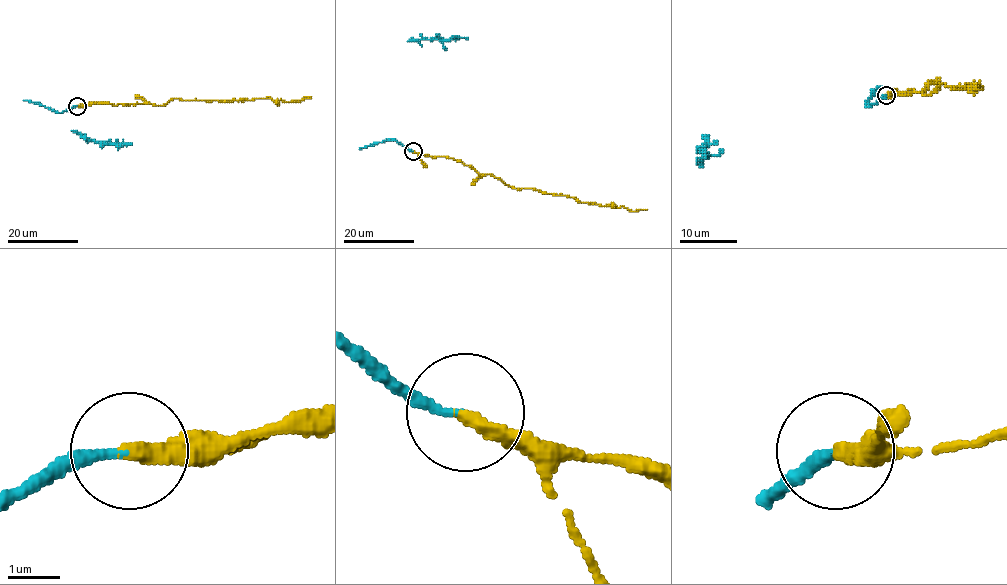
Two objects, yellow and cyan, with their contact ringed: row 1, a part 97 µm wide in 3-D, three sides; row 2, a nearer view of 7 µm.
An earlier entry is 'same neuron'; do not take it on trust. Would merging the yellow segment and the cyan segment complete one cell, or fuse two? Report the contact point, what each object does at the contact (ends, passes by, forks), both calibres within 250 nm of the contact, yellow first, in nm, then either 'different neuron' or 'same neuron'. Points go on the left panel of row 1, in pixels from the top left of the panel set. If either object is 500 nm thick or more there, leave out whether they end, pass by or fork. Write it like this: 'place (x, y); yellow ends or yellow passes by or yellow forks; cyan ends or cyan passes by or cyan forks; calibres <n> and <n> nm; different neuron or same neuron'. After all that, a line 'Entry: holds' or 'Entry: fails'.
place (77, 106); yellow ends; cyan ends; calibres 320 and 160 nm; same neuron
Entry: holds

